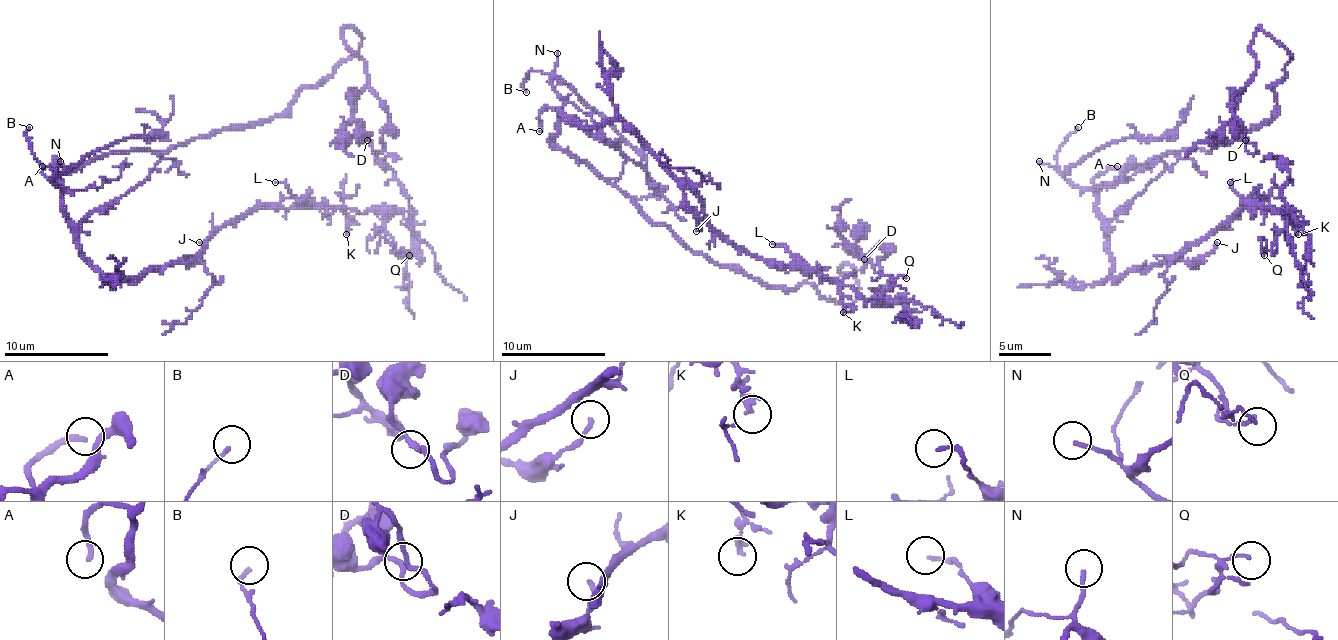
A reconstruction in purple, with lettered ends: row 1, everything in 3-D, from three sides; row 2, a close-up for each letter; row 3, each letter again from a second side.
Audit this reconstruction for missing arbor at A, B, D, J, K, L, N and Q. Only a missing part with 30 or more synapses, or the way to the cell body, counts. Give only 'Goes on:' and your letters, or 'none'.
Goes on: A

